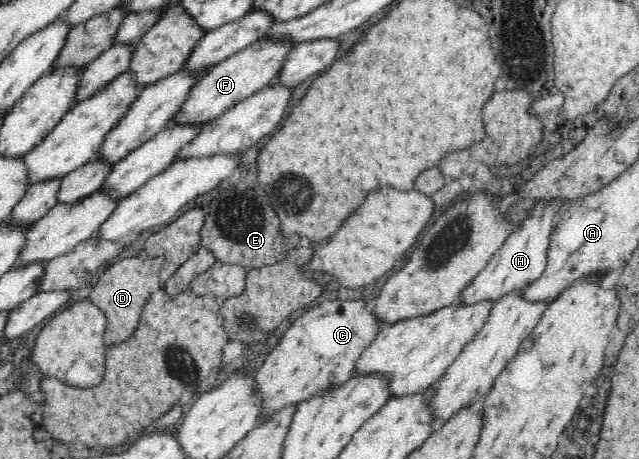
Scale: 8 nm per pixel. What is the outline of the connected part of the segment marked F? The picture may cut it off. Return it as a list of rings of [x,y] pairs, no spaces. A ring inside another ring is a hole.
[[[256,40],[237,54],[214,65],[212,69],[209,68],[192,84],[184,103],[169,119],[169,125],[210,123],[263,87],[269,87],[269,83],[276,78],[280,66],[283,66],[286,56],[293,47],[291,44],[272,44],[269,40]]]

